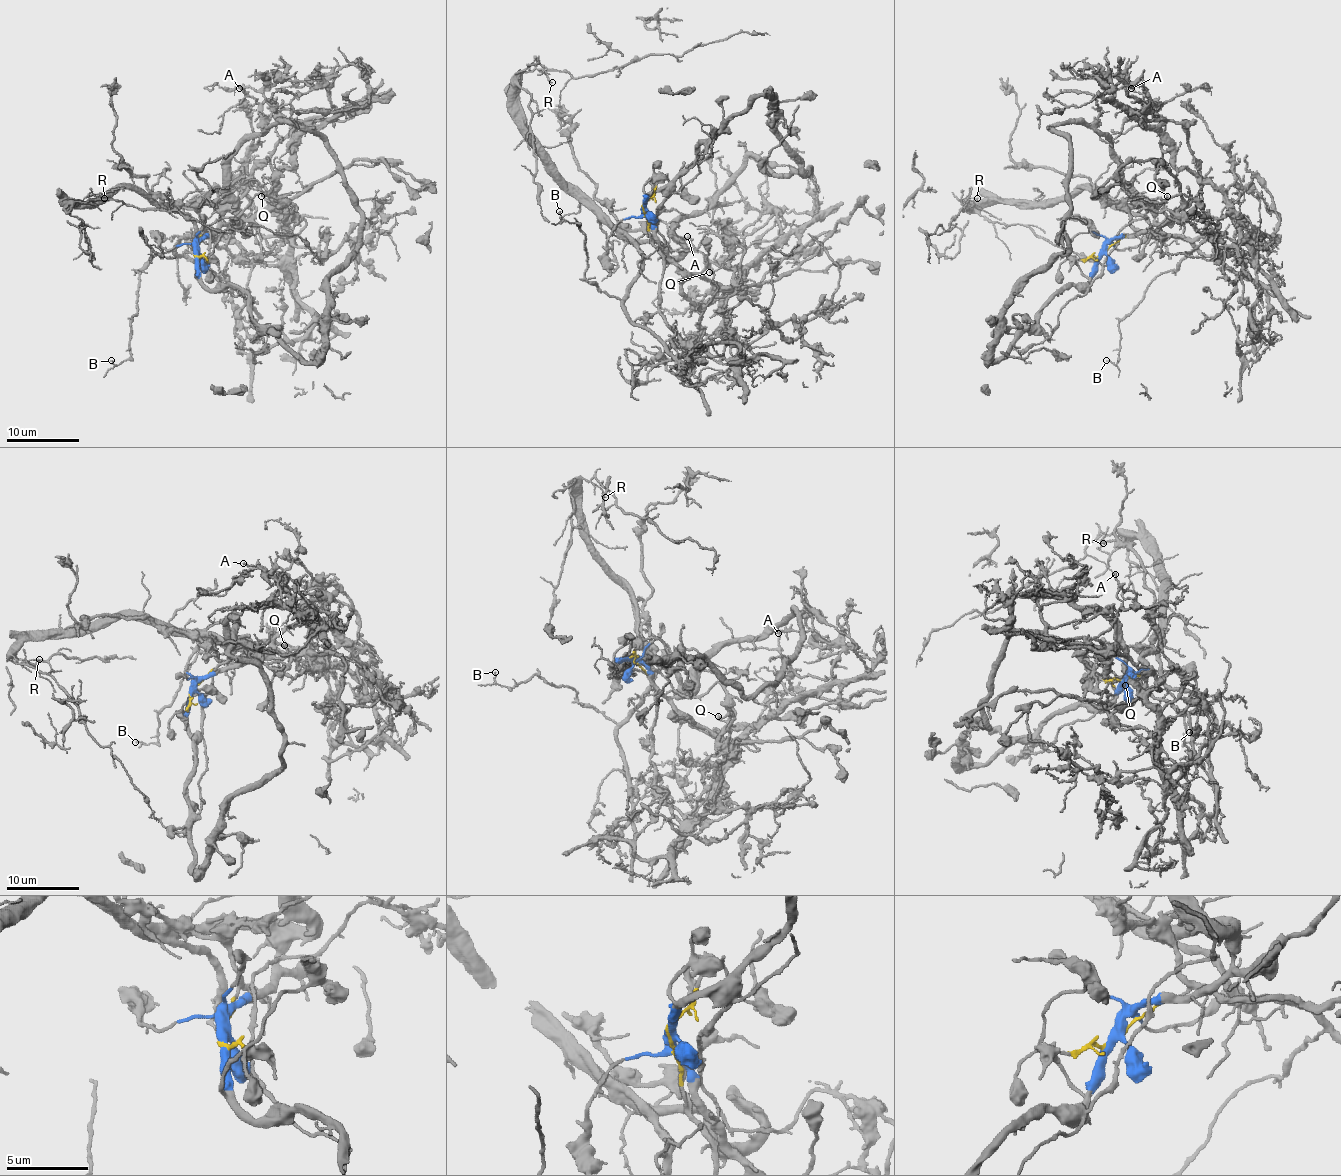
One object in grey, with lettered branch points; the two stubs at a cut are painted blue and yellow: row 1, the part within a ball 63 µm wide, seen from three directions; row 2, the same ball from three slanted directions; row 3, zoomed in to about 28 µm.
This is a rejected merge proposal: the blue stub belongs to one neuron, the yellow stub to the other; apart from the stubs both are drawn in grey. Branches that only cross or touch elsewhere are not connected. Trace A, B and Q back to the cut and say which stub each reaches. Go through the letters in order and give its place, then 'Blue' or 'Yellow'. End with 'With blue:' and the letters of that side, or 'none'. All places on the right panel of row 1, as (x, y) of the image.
A: Place: (1131, 88). Yellow
B: Place: (1106, 360). Blue
Q: Place: (1167, 196). Yellow
With blue: B

